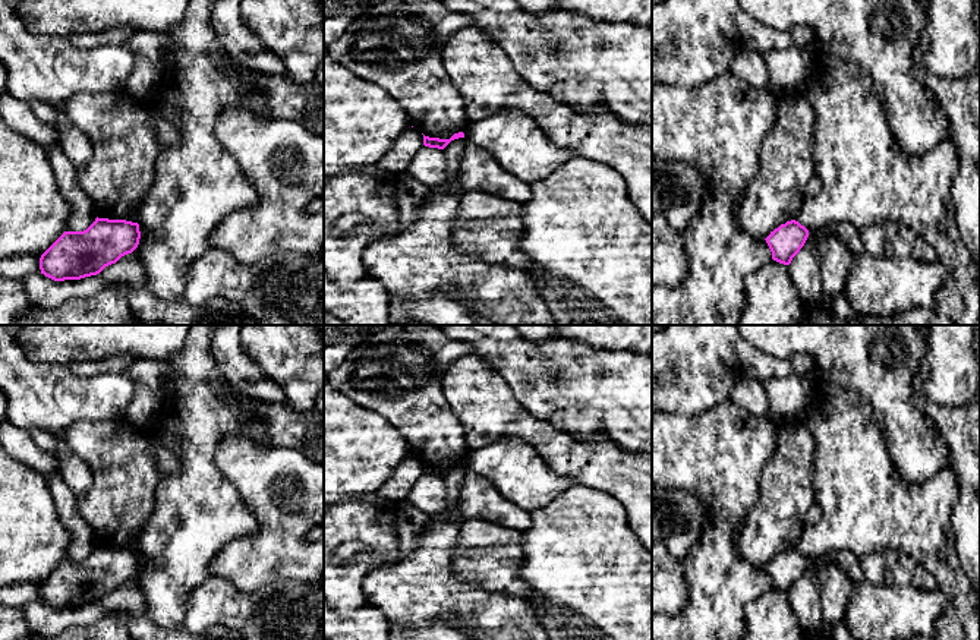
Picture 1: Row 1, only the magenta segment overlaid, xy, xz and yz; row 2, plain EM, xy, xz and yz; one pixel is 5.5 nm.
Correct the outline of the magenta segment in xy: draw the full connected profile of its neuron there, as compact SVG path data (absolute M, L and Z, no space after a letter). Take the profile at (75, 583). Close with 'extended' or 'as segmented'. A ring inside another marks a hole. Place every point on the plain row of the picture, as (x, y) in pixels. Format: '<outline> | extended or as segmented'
M95 546L83 559L64 559L40 586L41 602L54 608L81 608L100 602L132 581L141 567L139 552Z | as segmented

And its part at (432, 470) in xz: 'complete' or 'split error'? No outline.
complete

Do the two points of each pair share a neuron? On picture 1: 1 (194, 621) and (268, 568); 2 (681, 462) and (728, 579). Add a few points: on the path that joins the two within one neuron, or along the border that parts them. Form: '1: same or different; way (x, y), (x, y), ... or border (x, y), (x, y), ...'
1: different; border (211, 573), (224, 577), (245, 593), (271, 583)
2: same; way (711, 489), (719, 498), (719, 549)

